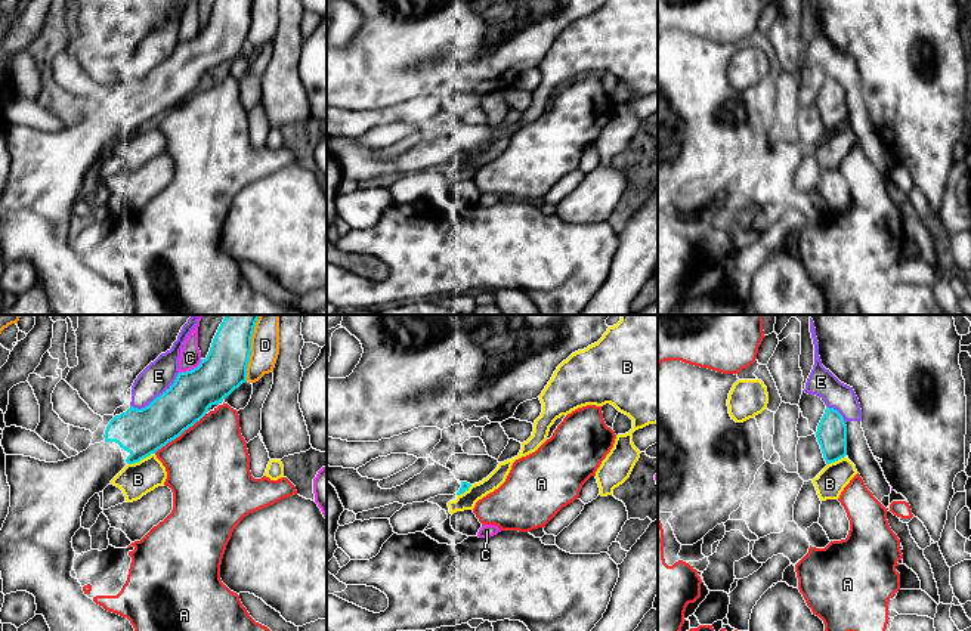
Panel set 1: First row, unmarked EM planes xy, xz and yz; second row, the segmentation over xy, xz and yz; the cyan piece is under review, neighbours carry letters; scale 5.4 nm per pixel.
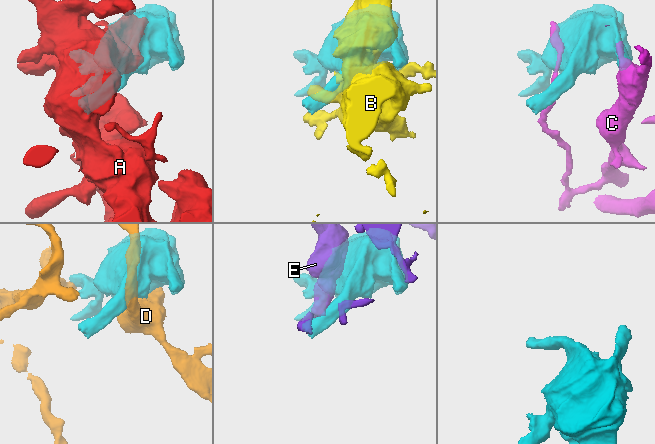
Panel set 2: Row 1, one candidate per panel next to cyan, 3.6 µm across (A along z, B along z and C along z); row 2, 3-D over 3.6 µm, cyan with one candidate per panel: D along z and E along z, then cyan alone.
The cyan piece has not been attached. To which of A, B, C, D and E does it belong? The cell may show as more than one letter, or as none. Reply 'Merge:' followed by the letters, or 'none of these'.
Merge: none of these

